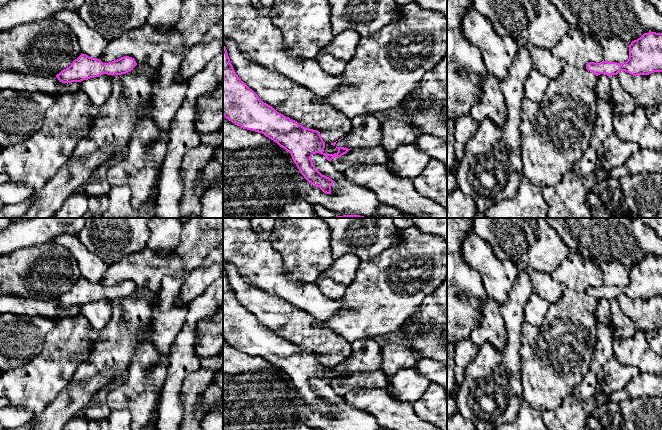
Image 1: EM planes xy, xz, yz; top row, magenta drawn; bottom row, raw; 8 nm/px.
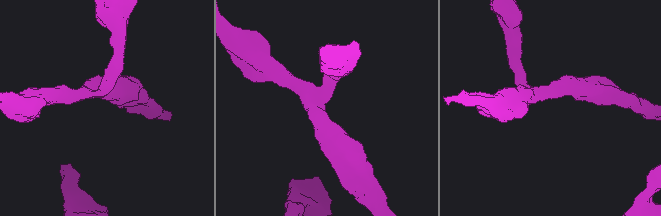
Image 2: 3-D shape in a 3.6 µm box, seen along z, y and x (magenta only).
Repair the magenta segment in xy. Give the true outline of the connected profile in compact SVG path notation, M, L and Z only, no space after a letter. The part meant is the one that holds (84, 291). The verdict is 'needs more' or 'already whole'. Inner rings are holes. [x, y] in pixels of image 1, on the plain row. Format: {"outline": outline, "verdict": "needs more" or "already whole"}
{"outline": "M81 278L56 301L60 306L68 308L99 301L103 298L112 300L126 298L133 294L136 289L135 283L129 280L121 281L109 287L103 287L100 283Z", "verdict": "already whole"}

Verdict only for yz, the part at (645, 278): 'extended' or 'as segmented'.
as segmented

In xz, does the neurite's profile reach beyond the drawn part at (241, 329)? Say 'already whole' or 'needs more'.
already whole

